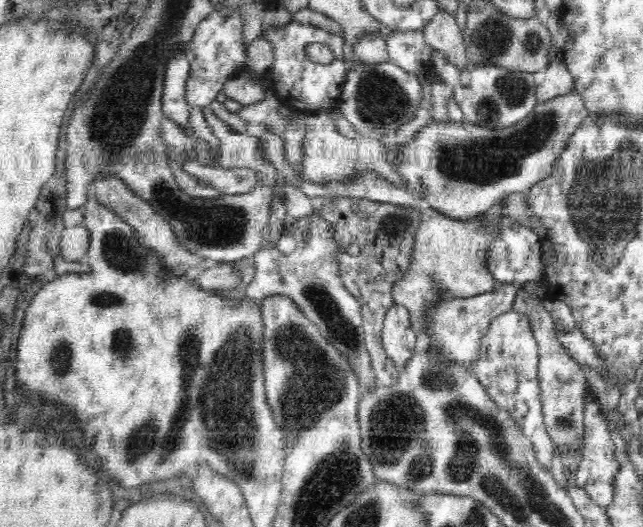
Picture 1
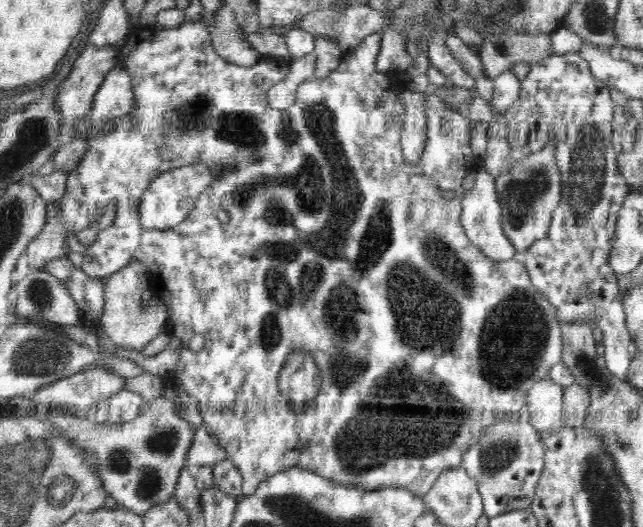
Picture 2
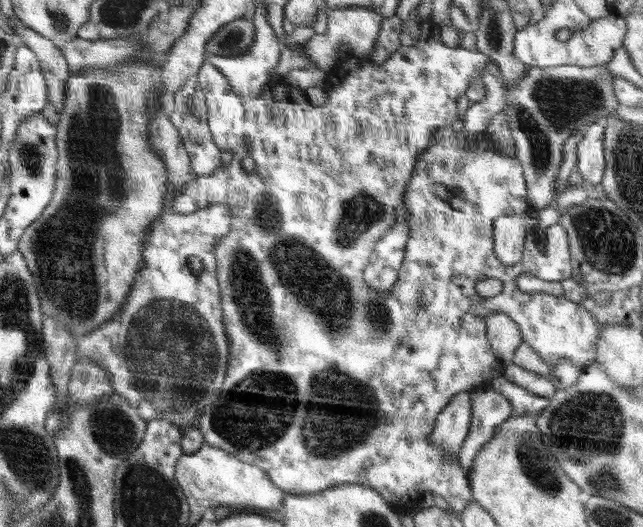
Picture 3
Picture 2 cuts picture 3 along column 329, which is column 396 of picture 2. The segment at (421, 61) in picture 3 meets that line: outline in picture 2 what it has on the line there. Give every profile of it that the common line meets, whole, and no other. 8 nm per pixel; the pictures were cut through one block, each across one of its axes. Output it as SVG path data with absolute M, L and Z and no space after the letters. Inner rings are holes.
M186 20L177 28L148 33L138 27L127 35L120 48L119 60L130 75L135 107L131 113L115 118L107 133L89 134L87 123L84 121L81 125L77 136L88 139L88 150L68 174L61 201L55 205L47 203L47 221L40 234L28 244L25 257L29 258L34 271L46 271L64 283L77 304L80 322L93 329L98 326L103 312L103 279L124 268L132 259L144 264L148 274L152 272L150 282L160 284L160 296L163 296L168 307L165 331L186 346L182 349L173 375L180 380L182 389L198 401L203 425L224 447L226 459L232 461L241 472L242 496L257 492L259 484L277 472L300 467L337 484L366 490L404 488L423 498L444 471L460 467L464 452L476 444L476 440L489 427L501 421L516 423L521 418L522 408L527 404L528 390L539 379L549 375L552 366L562 361L563 354L561 326L555 308L532 284L523 263L515 258L508 261L488 258L471 243L461 223L460 203L467 193L462 187L462 180L482 167L482 160L475 160L470 147L474 124L456 109L446 106L440 97L428 93L424 104L427 136L424 153L418 163L407 163L401 147L405 108L399 100L400 93L392 90L392 84L388 82L388 78L390 82L407 78L404 72L376 70L382 30L369 34L354 50L347 51L339 67L328 76L312 76L310 80L302 82L297 88L294 104L286 111L270 108L267 92L272 85L287 77L289 63L285 61L282 66L283 60L262 57L254 66L234 64L215 51L209 32L206 21ZM258 78L262 78L262 82L256 82ZM189 106L204 110L205 122L198 122L196 128L191 130L181 130L180 110ZM298 184L300 190L296 190ZM446 192L452 192L455 201L446 201ZM108 206L114 206L116 212L112 225L100 230L94 242L86 245L81 268L72 266L67 257L70 248L66 236L76 235L94 226L104 212L110 210ZM400 286L408 286L408 290L398 294ZM198 334L205 338L205 345L198 352L192 352L186 344ZM386 374L390 374L390 384L382 384ZM298 444L304 448L303 452L296 449Z

